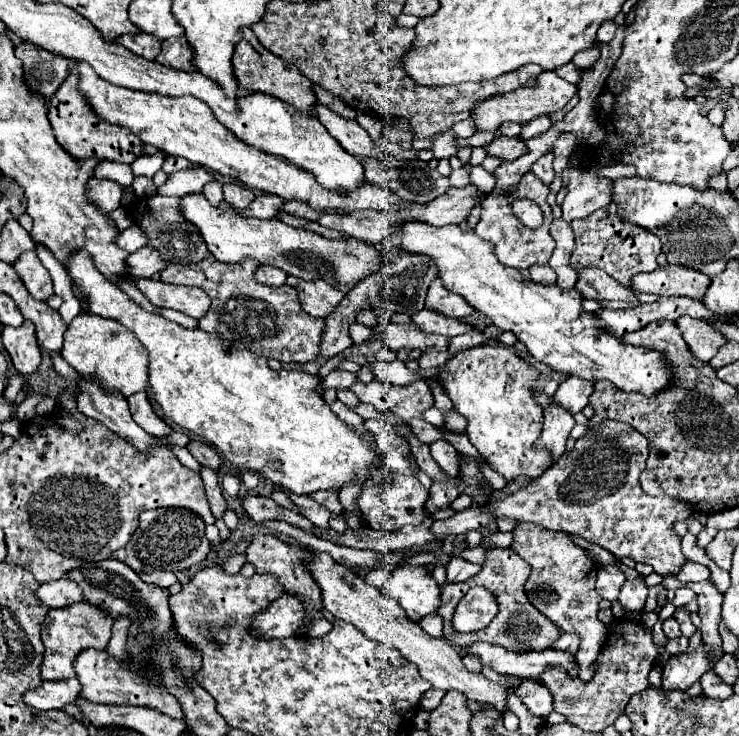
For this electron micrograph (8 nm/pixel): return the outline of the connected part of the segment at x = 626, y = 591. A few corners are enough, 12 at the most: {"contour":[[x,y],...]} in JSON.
{"contour":[[644,578],[626,580],[618,600],[628,612],[648,596]]}

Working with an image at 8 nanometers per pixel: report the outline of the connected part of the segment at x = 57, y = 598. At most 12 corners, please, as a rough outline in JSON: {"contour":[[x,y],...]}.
{"contour":[[68,580],[40,584],[36,596],[50,608],[84,602],[82,588]]}

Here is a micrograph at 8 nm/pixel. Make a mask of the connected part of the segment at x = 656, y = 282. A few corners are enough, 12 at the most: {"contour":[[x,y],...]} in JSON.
{"contour":[[668,264],[638,274],[632,288],[656,296],[702,298],[710,278]]}

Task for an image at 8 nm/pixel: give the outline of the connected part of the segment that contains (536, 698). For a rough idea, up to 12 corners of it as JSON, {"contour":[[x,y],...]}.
{"contour":[[524,680],[516,696],[534,716],[548,716],[554,700],[542,684]]}

